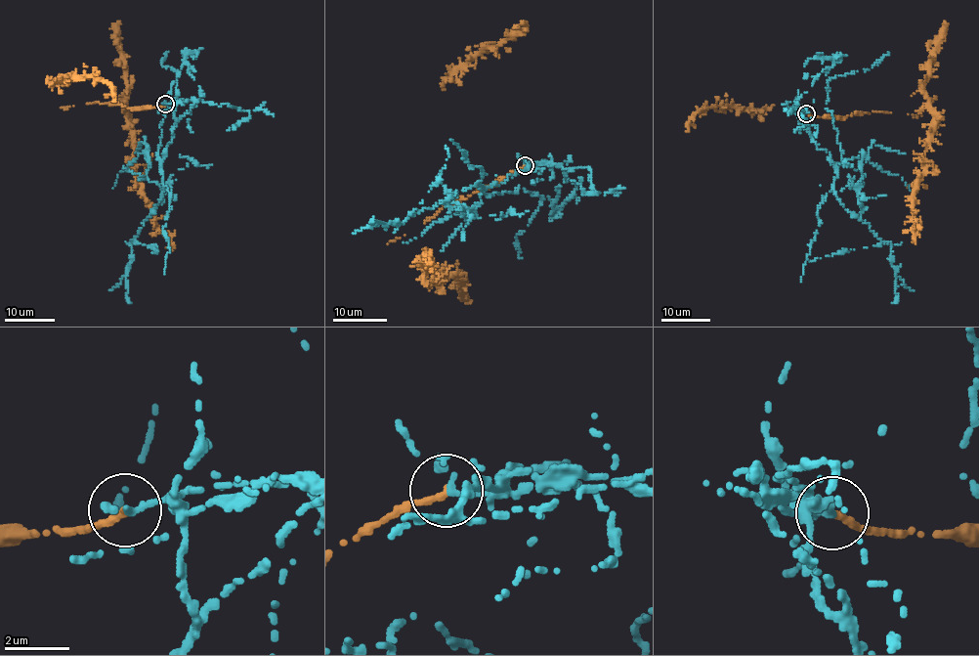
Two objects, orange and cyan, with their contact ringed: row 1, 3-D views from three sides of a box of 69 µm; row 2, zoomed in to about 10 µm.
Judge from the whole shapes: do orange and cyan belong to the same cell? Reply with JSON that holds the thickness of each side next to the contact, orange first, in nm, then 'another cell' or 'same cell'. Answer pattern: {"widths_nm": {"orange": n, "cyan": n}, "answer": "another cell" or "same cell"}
{"widths_nm": {"orange": 240, "cyan": 280}, "answer": "another cell"}

